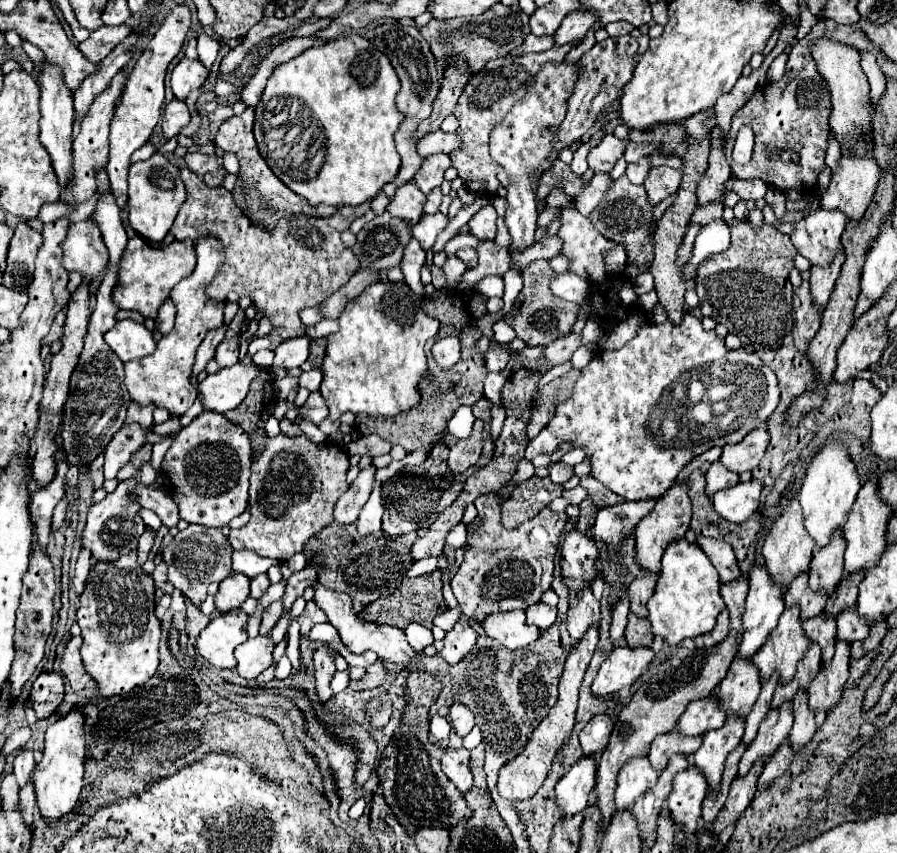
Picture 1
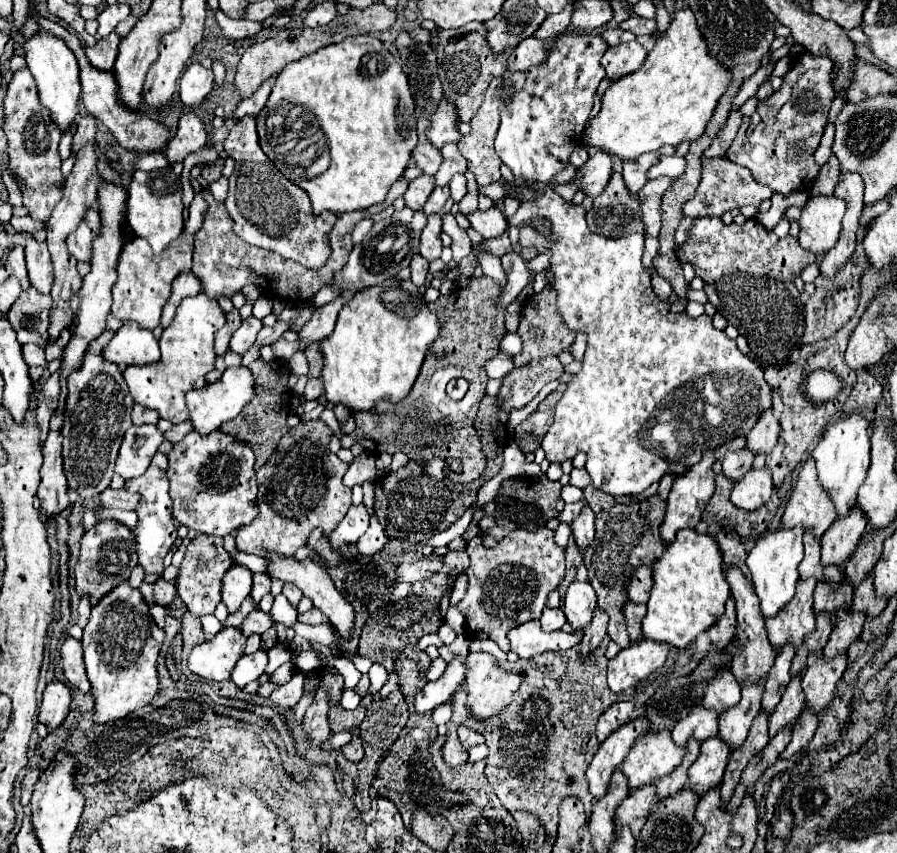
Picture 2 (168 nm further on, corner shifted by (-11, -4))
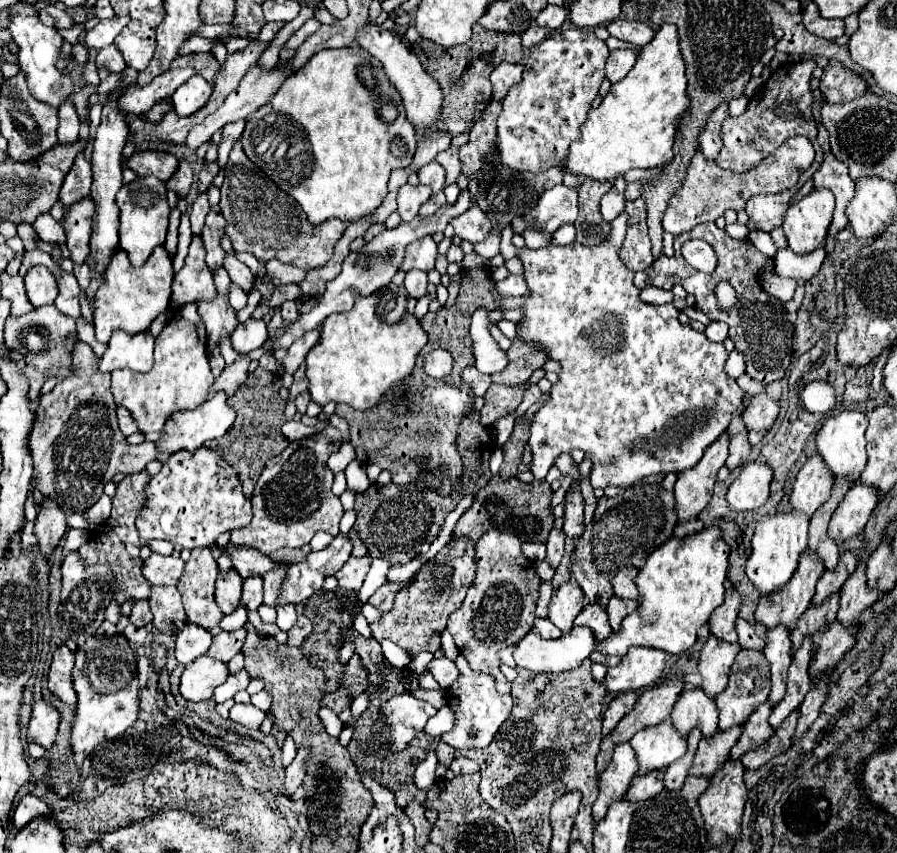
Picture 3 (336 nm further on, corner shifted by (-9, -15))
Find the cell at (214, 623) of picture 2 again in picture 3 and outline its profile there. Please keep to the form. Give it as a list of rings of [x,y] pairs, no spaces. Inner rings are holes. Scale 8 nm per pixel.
[[[187,625],[177,633],[177,643],[175,643],[175,659],[181,665],[189,665],[197,657],[207,653],[207,647],[211,645],[211,633],[205,631],[199,625]]]

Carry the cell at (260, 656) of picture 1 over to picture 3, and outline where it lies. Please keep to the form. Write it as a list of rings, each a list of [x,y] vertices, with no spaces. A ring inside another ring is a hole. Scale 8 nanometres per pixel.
[[[247,671],[233,673],[233,675],[229,675],[229,677],[227,677],[227,681],[225,681],[223,685],[215,687],[215,691],[213,691],[213,697],[211,697],[211,699],[213,699],[215,703],[223,703],[223,701],[231,699],[237,691],[245,689],[247,685],[249,685],[249,675],[247,675]]]

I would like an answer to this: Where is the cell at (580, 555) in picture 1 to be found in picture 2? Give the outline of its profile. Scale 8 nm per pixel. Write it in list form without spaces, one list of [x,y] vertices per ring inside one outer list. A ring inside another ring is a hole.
[[[585,506],[583,512],[573,520],[571,530],[573,530],[573,538],[575,538],[577,548],[581,552],[585,552],[593,544],[593,536],[595,536],[595,514],[589,506]]]

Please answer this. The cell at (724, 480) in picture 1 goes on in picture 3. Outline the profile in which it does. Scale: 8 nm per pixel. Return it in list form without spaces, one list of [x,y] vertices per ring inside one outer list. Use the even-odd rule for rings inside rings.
[[[743,429],[741,433],[731,437],[731,445],[729,445],[729,457],[727,457],[727,467],[735,469],[739,465],[743,465],[749,459],[751,453],[751,445],[747,441],[747,429]]]

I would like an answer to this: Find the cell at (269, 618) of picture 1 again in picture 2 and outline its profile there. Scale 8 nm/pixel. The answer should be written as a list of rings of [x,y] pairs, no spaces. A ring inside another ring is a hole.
[[[257,610],[257,612],[251,612],[245,622],[241,624],[241,630],[251,636],[251,634],[263,634],[265,630],[269,630],[271,626],[275,624],[271,612],[263,612],[263,610]]]

